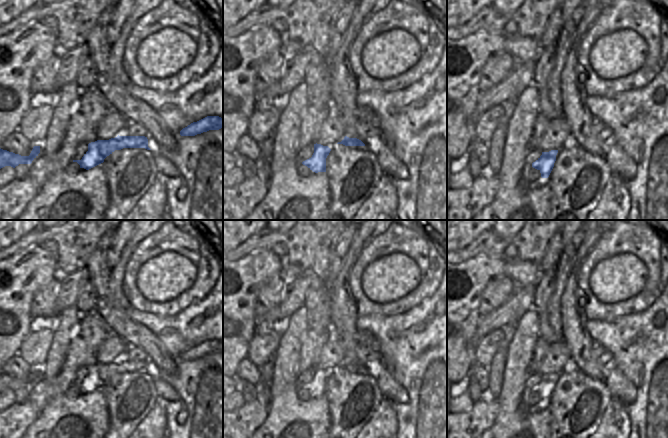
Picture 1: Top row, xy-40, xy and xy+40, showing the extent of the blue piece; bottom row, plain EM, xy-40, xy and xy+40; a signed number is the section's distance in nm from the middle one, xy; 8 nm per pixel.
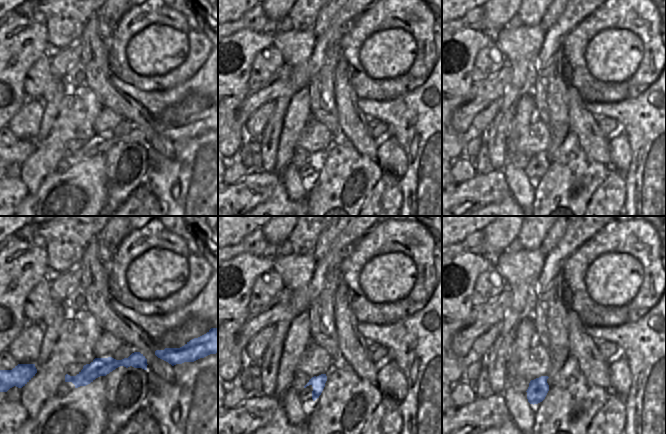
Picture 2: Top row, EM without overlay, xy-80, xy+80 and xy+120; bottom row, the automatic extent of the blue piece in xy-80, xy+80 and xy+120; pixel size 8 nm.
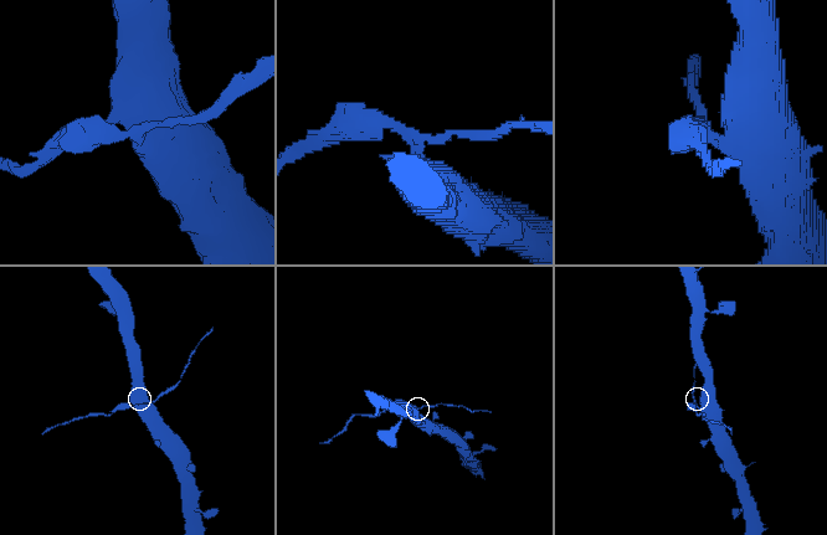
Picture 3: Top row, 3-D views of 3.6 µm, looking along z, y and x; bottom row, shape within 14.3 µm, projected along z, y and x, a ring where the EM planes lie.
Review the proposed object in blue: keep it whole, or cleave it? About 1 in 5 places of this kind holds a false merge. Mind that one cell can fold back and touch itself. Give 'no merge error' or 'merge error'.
merge error

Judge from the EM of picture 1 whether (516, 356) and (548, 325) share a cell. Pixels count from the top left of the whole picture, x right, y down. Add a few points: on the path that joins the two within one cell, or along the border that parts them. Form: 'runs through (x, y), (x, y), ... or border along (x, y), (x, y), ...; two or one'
border along (537, 312), (540, 337); two

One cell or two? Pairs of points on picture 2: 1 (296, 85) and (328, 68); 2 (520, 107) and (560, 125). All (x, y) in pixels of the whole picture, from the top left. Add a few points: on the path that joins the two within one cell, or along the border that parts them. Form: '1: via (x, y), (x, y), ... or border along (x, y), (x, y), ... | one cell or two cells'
1: border along (311, 76), (308, 85) | two cells
2: border along (531, 92), (534, 101), (534, 116), (536, 118) | two cells

